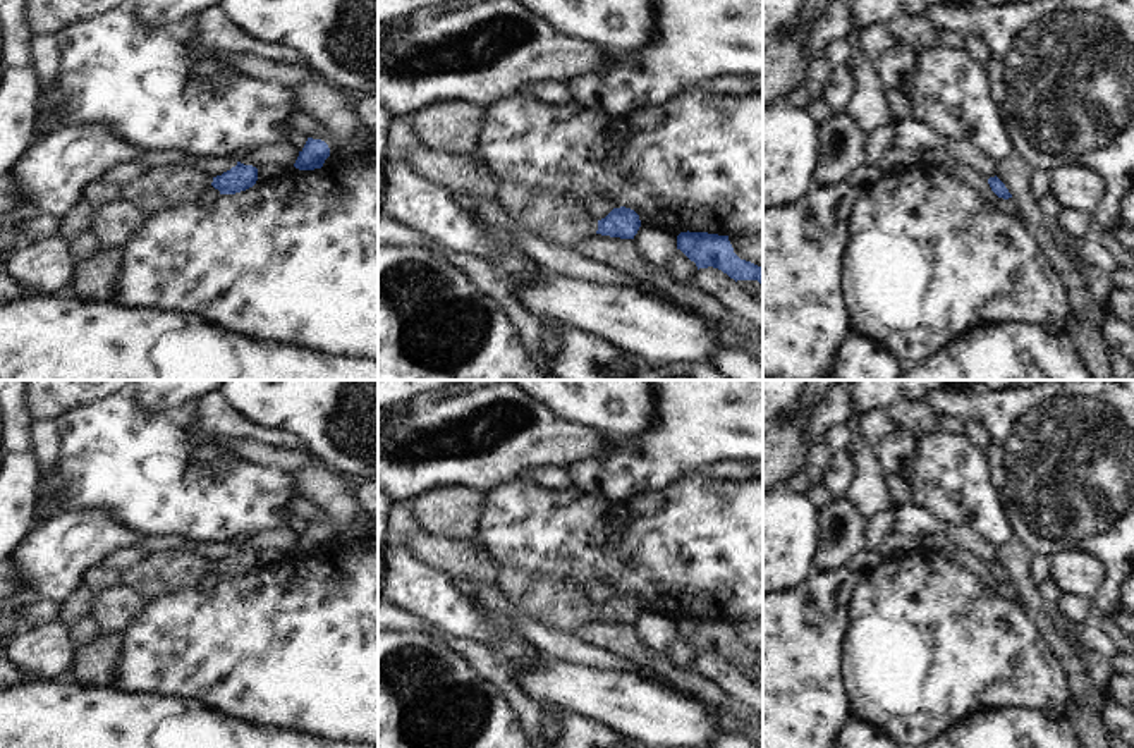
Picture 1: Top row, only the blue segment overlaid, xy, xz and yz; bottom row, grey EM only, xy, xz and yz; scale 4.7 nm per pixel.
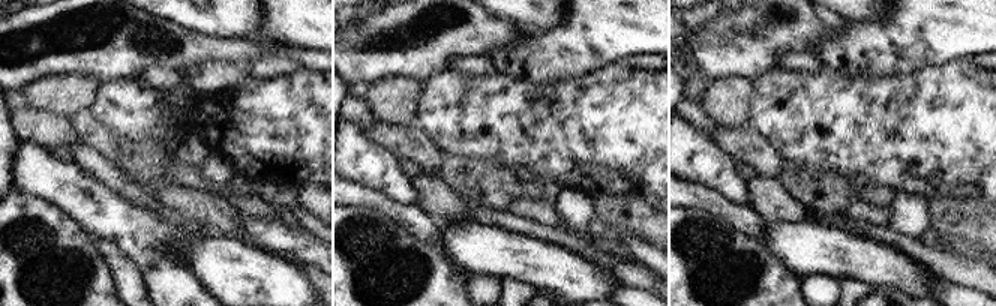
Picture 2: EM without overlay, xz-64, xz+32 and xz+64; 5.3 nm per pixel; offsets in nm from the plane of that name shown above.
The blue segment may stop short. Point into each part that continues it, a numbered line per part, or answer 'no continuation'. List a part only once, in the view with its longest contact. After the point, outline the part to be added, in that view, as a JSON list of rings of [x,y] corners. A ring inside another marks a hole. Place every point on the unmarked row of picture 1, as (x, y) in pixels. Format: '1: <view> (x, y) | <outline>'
1: xz (550, 599) | [[[476,542],[491,561],[498,586],[521,612],[533,619],[574,633],[582,622],[596,619],[593,605],[572,581],[545,571],[526,571],[502,564]]]

